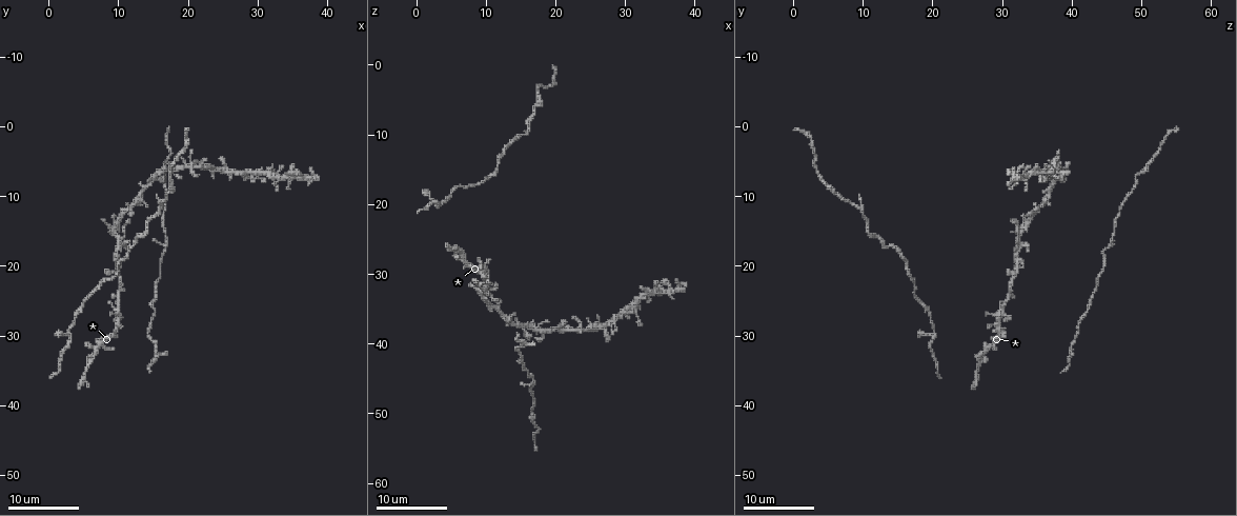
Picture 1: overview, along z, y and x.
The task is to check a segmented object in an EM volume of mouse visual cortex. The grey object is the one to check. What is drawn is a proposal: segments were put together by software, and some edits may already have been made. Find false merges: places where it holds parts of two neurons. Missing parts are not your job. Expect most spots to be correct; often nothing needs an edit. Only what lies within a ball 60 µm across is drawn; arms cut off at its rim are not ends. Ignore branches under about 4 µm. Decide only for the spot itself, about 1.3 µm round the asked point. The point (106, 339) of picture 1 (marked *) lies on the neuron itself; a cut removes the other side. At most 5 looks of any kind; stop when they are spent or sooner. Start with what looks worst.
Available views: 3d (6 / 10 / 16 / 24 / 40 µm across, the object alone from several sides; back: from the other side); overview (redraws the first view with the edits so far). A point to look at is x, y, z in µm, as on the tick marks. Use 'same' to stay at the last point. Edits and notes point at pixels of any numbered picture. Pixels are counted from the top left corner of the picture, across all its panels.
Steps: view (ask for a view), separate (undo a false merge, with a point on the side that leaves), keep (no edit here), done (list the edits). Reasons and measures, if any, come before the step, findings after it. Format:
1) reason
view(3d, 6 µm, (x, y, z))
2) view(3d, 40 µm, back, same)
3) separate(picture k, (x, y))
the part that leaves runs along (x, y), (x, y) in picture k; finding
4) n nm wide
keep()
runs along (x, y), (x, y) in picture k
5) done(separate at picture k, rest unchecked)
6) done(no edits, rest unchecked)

four or more arms meet
view(3d, 16 µm, (15.0, 7.5, 38.0))

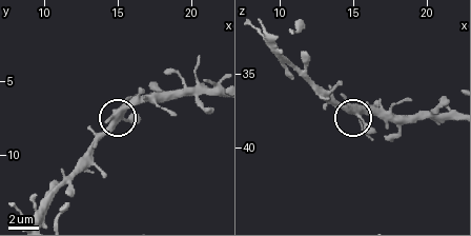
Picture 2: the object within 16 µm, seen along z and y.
zoom in
view(3d, 6 µm, (15.4, 7.4, 37.6))

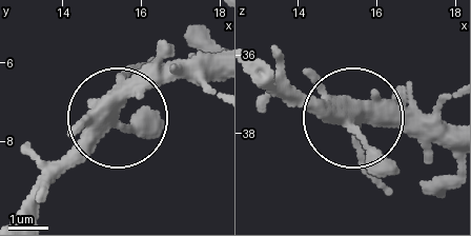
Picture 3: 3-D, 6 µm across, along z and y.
360 nm wide
keep()
runs along (31, 209), (110, 129), (130, 92), (198, 52) in picture 3; all the same neuron

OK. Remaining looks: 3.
view(3d, 16 µm, (17.0, 11.5, 47.0))

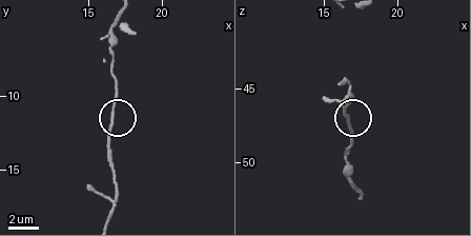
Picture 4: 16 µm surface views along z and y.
view(3d, 6 µm, (16.6, 11.6, 47.2))

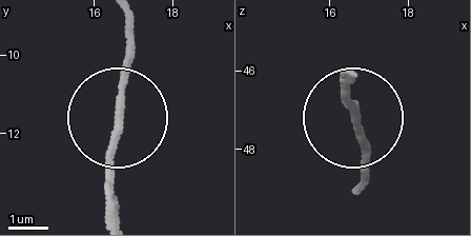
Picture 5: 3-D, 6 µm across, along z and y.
keep()
one neuron here

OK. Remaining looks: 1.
done(no edits, rest unchecked)

